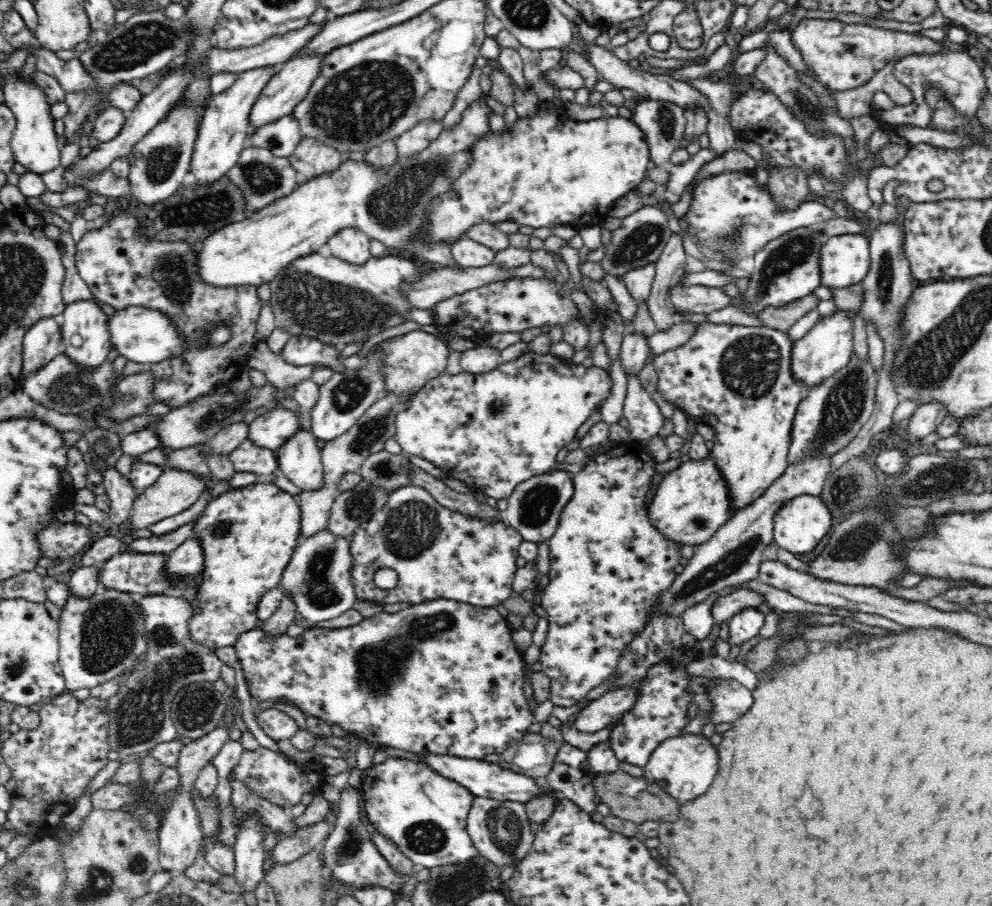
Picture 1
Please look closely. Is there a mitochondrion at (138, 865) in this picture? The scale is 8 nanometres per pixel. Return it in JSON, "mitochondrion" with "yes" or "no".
{"mitochondrion":"yes"}

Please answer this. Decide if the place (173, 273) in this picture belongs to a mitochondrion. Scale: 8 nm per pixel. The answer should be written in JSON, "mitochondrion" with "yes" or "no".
{"mitochondrion":"yes"}

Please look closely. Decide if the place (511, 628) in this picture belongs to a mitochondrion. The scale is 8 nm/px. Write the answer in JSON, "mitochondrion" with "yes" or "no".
{"mitochondrion":"no"}

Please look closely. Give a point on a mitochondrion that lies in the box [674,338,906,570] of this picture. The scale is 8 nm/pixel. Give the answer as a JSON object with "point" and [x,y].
{"point":[844,405]}

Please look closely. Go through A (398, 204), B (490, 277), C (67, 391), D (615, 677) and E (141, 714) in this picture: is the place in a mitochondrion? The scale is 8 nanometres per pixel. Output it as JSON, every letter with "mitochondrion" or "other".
{"A":"mitochondrion","B":"other","C":"mitochondrion","D":"other","E":"mitochondrion"}

